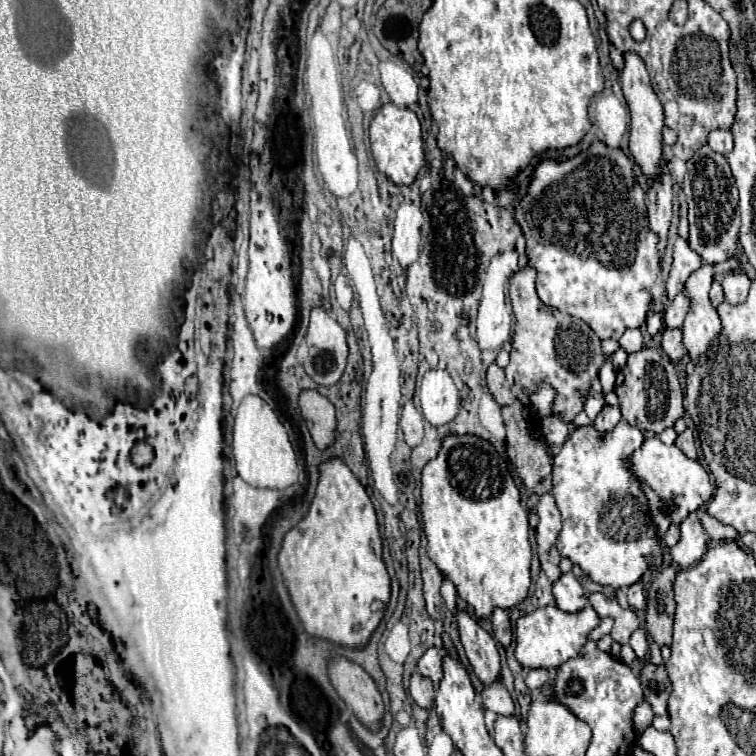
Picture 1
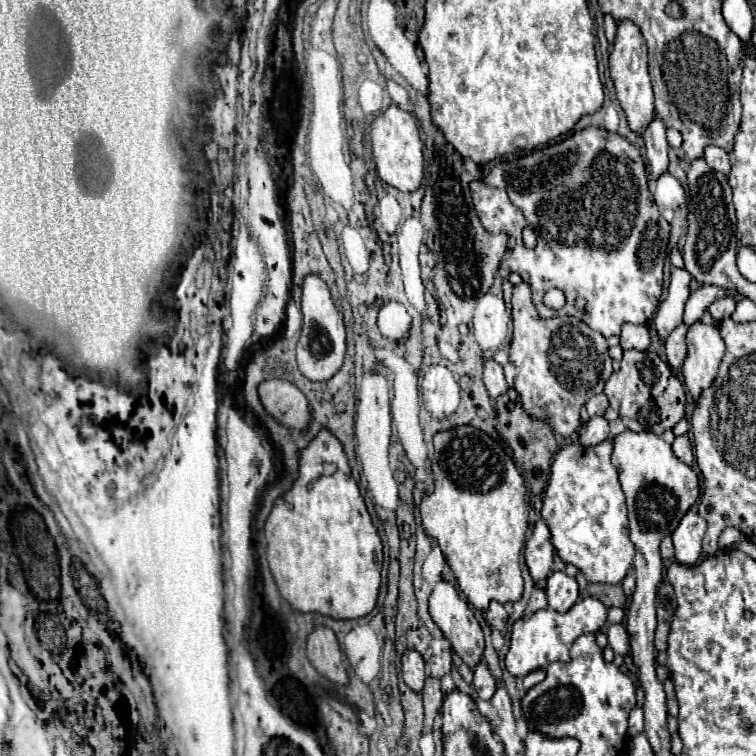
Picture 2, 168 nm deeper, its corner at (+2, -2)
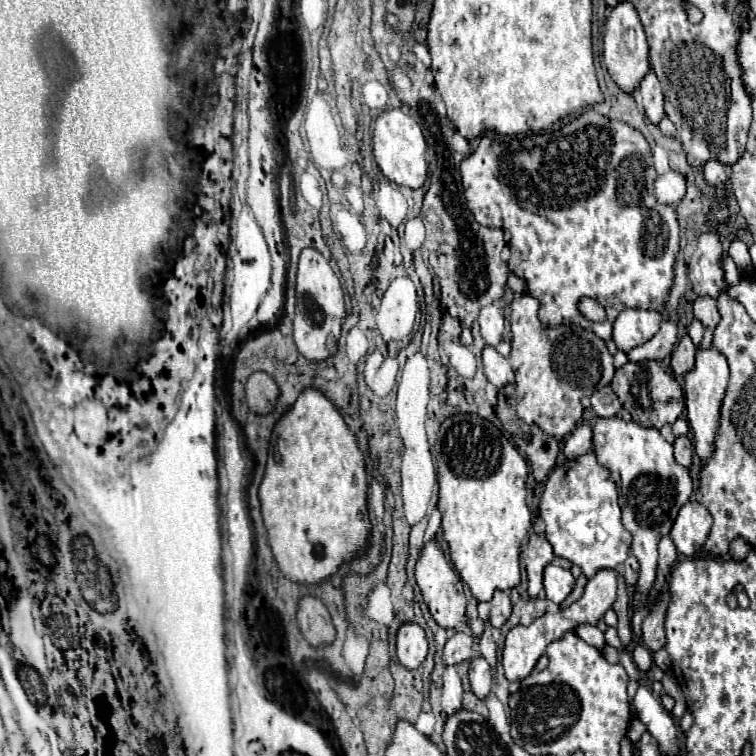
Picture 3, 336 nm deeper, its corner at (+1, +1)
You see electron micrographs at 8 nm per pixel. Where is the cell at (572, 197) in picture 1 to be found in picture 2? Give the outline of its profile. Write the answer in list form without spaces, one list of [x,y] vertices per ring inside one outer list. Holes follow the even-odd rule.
[[[586,127],[582,129],[580,133],[574,133],[570,137],[566,137],[564,141],[560,143],[554,143],[554,145],[548,145],[546,149],[540,149],[540,151],[532,151],[516,161],[500,161],[498,165],[494,165],[490,169],[490,173],[478,181],[472,181],[470,183],[470,193],[472,193],[472,201],[474,201],[474,209],[484,225],[486,231],[504,231],[506,235],[510,235],[514,239],[514,247],[508,251],[508,259],[502,261],[502,269],[506,271],[514,271],[522,277],[524,283],[530,285],[532,289],[532,297],[534,297],[534,305],[536,305],[536,311],[542,319],[548,319],[548,317],[576,317],[580,321],[584,321],[586,325],[590,325],[594,331],[602,333],[606,339],[612,337],[612,335],[618,335],[620,333],[620,325],[622,323],[648,323],[652,319],[652,315],[656,313],[658,309],[658,303],[660,303],[660,297],[662,297],[662,267],[664,267],[664,259],[666,259],[666,249],[668,249],[668,237],[670,237],[670,225],[668,221],[658,213],[658,205],[652,203],[652,195],[648,191],[648,177],[646,177],[646,167],[644,167],[644,159],[640,155],[640,149],[630,143],[626,137],[618,135],[618,133],[610,133],[606,129],[600,129],[600,127]],[[640,161],[640,189],[638,189],[638,173],[636,173],[636,163]],[[556,165],[562,167],[562,173],[558,175],[552,175],[552,169],[556,169]],[[524,225],[532,225],[532,227],[538,227],[538,245],[534,249],[526,249],[524,243],[522,243],[522,229]],[[548,289],[562,289],[566,293],[566,299],[568,303],[556,311],[556,309],[550,309],[544,305],[544,293]],[[576,299],[584,299],[584,309],[578,311],[576,309]]]

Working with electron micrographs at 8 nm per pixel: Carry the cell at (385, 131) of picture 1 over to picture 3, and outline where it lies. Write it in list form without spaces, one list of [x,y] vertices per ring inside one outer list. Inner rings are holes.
[[[389,108],[379,114],[373,126],[373,148],[379,170],[391,182],[407,188],[421,188],[427,180],[427,162],[425,162],[425,136],[421,126],[409,116],[405,108]]]

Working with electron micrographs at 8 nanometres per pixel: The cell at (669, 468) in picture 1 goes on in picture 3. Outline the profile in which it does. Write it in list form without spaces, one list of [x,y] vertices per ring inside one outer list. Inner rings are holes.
[[[613,416],[599,418],[593,426],[593,434],[597,460],[611,470],[611,480],[619,486],[623,526],[633,534],[631,552],[639,560],[637,592],[641,592],[641,600],[649,600],[657,576],[657,544],[661,536],[669,534],[679,508],[693,492],[689,470],[675,462],[673,446],[657,432],[657,428],[645,428],[637,422],[625,422]]]

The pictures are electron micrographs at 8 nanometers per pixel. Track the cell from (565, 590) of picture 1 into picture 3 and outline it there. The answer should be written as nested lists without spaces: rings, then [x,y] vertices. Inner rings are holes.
[[[549,564],[545,568],[545,578],[543,578],[543,584],[545,584],[545,594],[551,602],[555,604],[561,604],[573,590],[575,586],[575,578],[573,574],[567,570],[567,568],[561,568],[561,566],[555,566],[555,564]]]

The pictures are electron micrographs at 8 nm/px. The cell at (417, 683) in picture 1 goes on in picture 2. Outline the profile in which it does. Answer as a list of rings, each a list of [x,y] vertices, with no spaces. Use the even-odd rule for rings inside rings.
[[[408,649],[402,655],[402,679],[408,687],[412,687],[414,691],[422,691],[424,687],[424,679],[426,679],[426,667],[424,667],[424,659],[418,651]]]

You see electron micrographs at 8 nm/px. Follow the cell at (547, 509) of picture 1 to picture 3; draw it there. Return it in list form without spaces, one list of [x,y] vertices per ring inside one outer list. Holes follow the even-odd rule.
[[[531,534],[529,542],[523,550],[523,560],[527,566],[527,576],[529,576],[529,596],[537,598],[539,592],[543,590],[543,570],[545,566],[553,560],[553,548],[545,540],[545,534]]]

